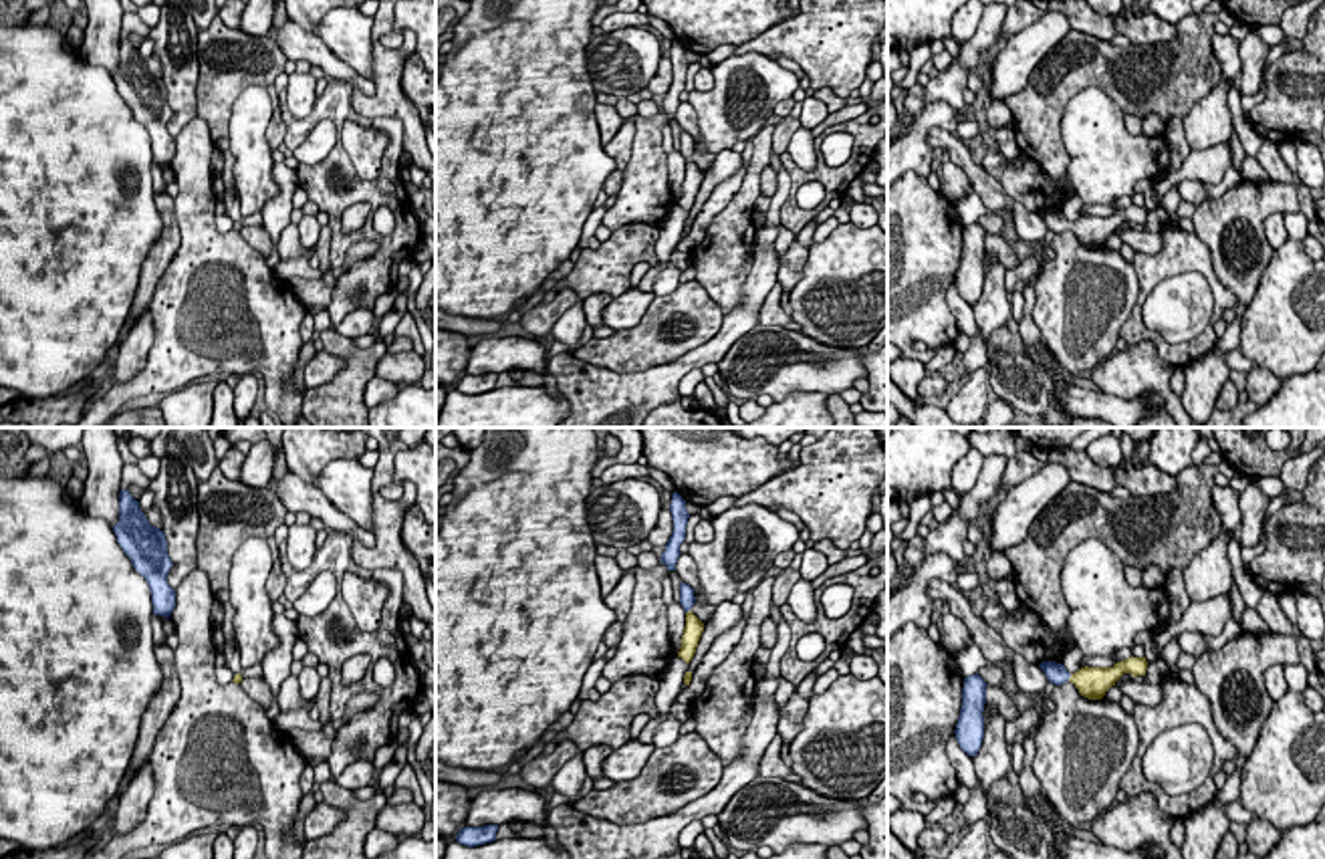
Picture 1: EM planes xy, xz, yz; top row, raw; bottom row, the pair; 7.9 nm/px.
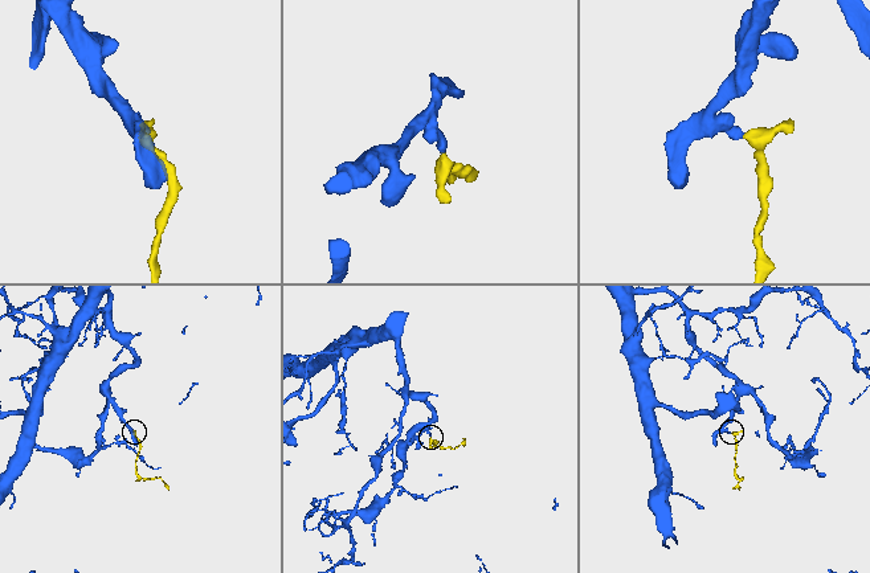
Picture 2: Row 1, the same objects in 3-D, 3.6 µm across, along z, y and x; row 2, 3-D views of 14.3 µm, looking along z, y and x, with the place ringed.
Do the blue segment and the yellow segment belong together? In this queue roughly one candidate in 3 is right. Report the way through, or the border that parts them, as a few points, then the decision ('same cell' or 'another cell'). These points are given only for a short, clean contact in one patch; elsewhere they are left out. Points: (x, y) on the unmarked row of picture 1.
way yz (1055, 220), (1069, 224), (1092, 230); same cell

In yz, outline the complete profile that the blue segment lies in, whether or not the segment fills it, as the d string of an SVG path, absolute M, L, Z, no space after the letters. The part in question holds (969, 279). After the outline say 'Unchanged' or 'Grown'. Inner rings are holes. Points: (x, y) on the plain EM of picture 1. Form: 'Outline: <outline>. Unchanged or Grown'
Outline: M978 222L964 226L962 256L954 282L968 304L976 304L982 294L986 234Z. Unchanged

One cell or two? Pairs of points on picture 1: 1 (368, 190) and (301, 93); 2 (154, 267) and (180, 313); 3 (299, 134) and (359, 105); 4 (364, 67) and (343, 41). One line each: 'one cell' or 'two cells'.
1: two cells
2: two cells
3: two cells
4: one cell

